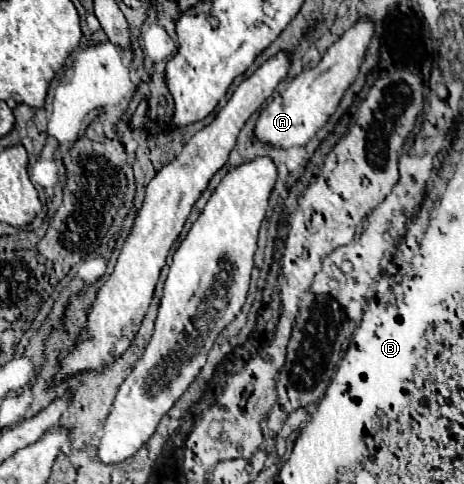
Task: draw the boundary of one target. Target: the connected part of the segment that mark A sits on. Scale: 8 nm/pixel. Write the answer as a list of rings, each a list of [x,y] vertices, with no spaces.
[[[361,17],[351,25],[321,57],[321,61],[301,71],[297,77],[289,81],[289,85],[273,97],[273,101],[261,111],[255,135],[271,145],[289,149],[289,147],[303,147],[309,143],[309,139],[329,121],[329,117],[335,113],[339,101],[343,99],[349,85],[357,79],[359,67],[365,59],[367,45],[373,37],[373,21],[371,17]]]

